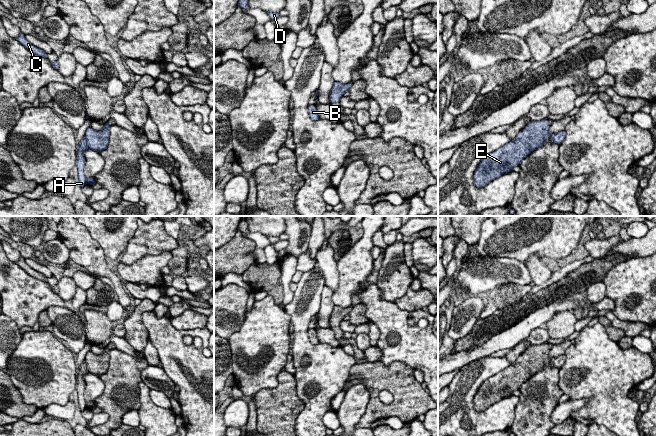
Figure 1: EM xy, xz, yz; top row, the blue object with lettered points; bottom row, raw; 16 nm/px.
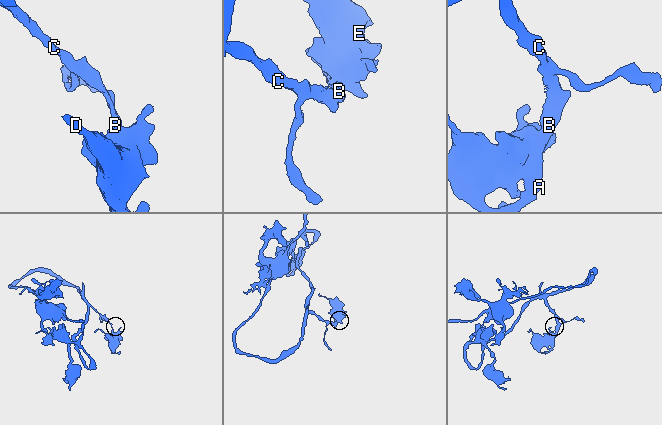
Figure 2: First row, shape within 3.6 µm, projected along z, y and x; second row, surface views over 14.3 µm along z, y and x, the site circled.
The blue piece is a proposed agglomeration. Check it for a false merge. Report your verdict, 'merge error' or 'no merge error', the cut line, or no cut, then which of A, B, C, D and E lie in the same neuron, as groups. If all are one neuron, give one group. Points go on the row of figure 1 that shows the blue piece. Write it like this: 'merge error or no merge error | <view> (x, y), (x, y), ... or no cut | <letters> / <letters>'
no merge error | no cut | A B C D E

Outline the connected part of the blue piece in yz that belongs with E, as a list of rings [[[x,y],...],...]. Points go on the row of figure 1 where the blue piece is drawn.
[[[548,119],[532,120],[518,133],[514,141],[508,142],[485,156],[474,172],[475,186],[485,187],[492,180],[512,171],[531,152],[543,146],[547,142],[548,135],[550,141],[560,145],[565,139],[565,130],[551,134],[549,128]]]

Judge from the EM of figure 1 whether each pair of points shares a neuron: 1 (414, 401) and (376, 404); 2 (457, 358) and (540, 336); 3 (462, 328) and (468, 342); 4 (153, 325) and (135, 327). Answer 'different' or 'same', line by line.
1: same
2: different
3: different
4: different

